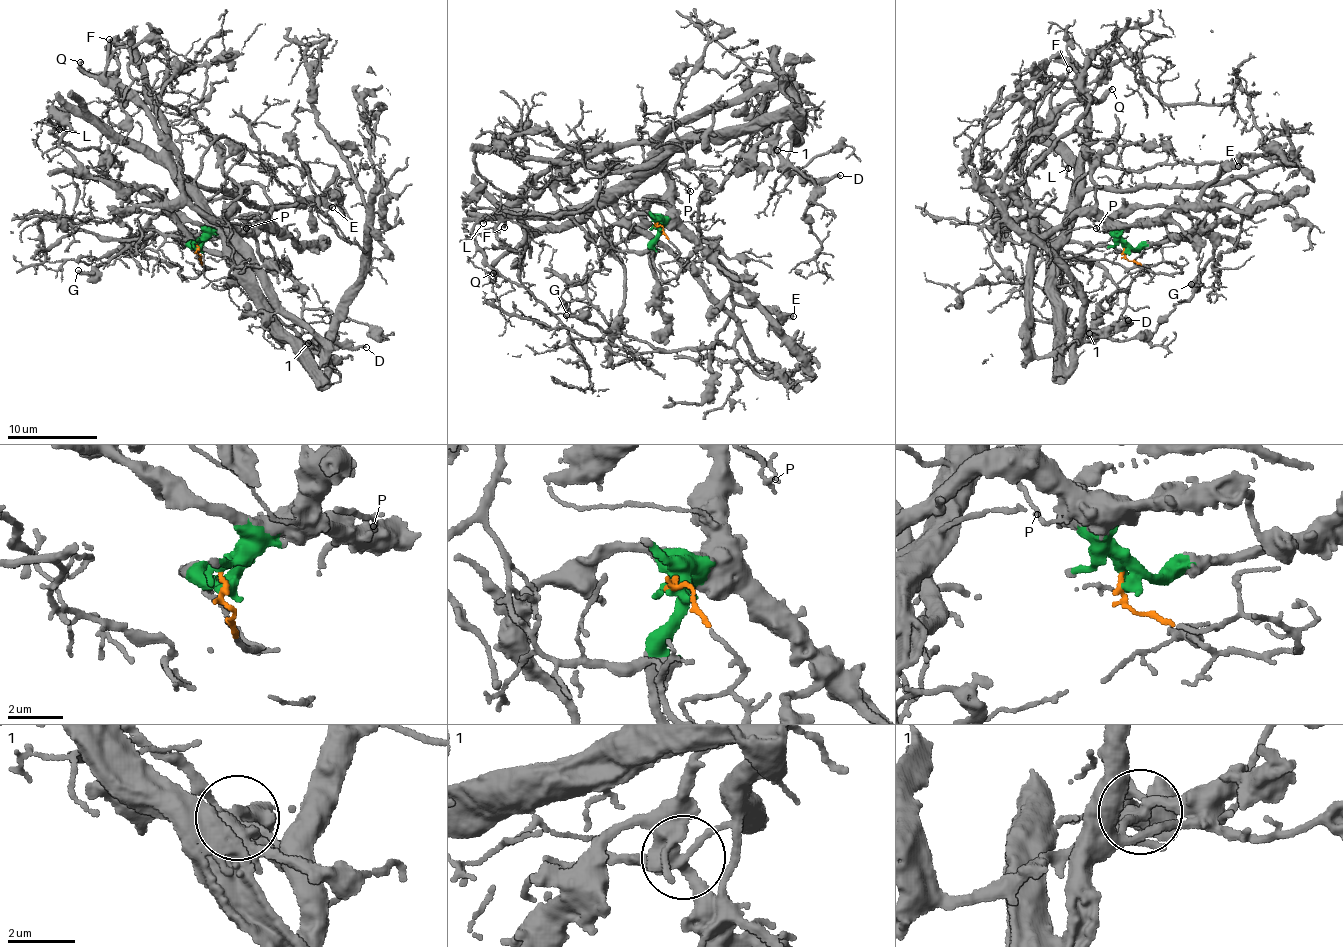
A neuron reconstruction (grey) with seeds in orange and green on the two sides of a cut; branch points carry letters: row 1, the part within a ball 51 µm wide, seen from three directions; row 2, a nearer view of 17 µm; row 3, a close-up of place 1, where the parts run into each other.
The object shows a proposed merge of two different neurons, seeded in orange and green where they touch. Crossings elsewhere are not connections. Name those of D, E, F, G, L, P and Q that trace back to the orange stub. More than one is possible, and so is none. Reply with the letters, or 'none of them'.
L, P

